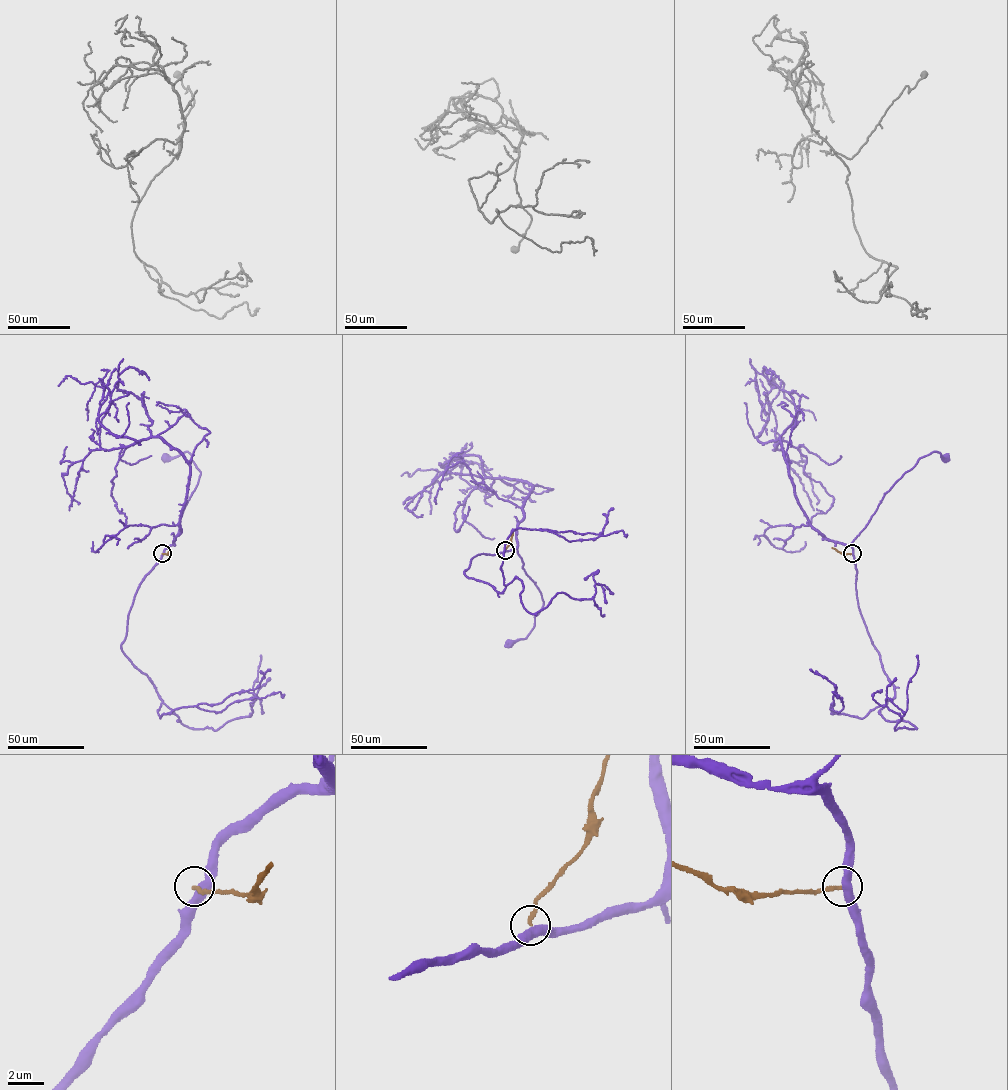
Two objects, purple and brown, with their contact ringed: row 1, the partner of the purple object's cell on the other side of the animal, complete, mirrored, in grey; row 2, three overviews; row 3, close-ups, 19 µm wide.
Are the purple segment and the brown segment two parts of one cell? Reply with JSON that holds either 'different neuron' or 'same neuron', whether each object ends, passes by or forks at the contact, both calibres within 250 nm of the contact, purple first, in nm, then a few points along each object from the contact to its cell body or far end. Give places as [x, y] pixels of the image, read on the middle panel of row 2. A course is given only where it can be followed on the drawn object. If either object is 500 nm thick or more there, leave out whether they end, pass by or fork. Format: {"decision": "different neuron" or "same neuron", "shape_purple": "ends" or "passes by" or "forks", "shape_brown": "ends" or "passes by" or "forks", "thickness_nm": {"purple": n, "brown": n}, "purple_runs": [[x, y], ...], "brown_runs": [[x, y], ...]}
{"decision": "different neuron", "shape_purple": "passes by", "shape_brown": "ends", "thickness_nm": {"purple": 480, "brown": 220}, "purple_runs": [[505, 550], [517, 549], [522, 567], [537, 587], [543, 601], [528, 635], [509, 644]], "brown_runs": [[505, 550], [512, 530]]}

